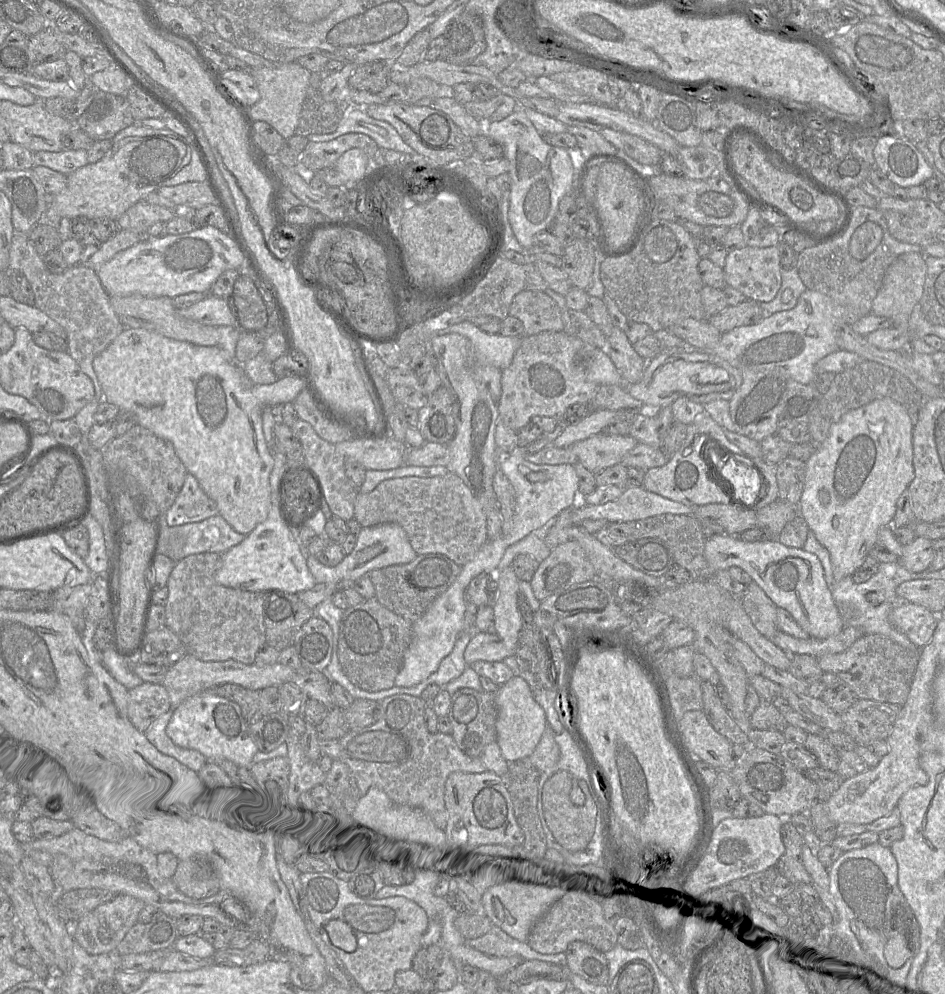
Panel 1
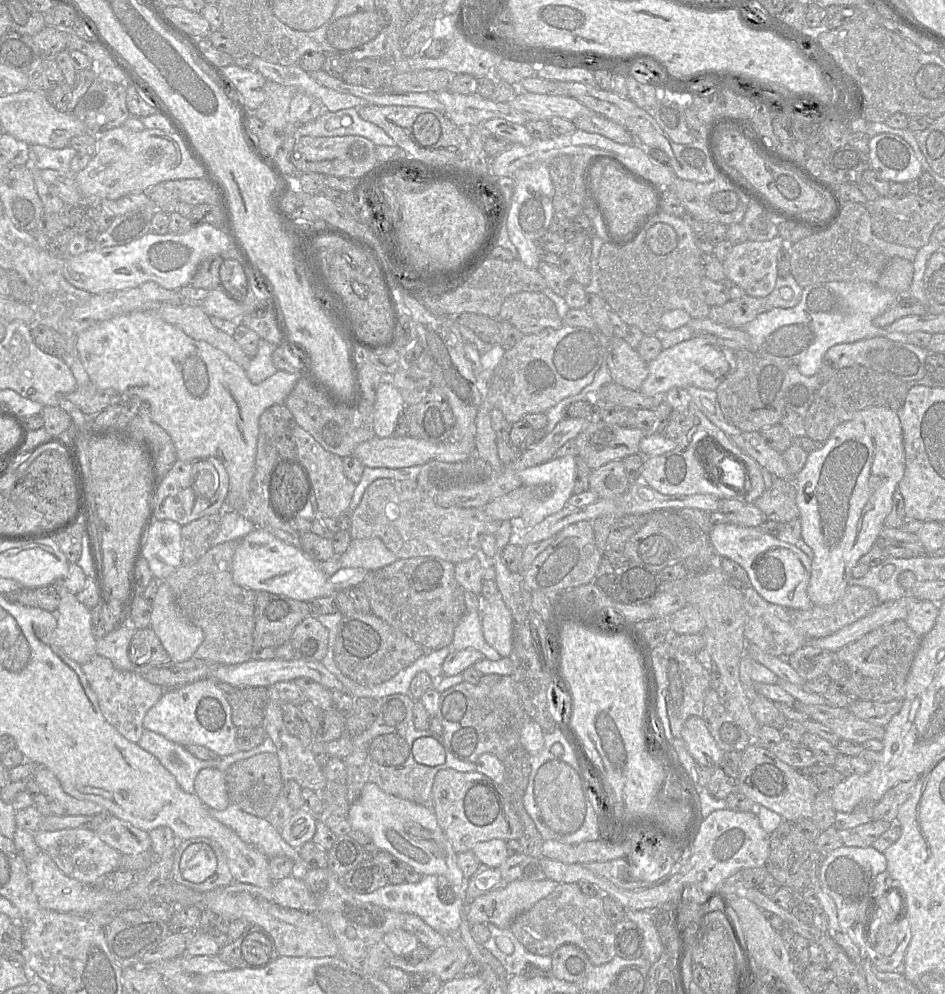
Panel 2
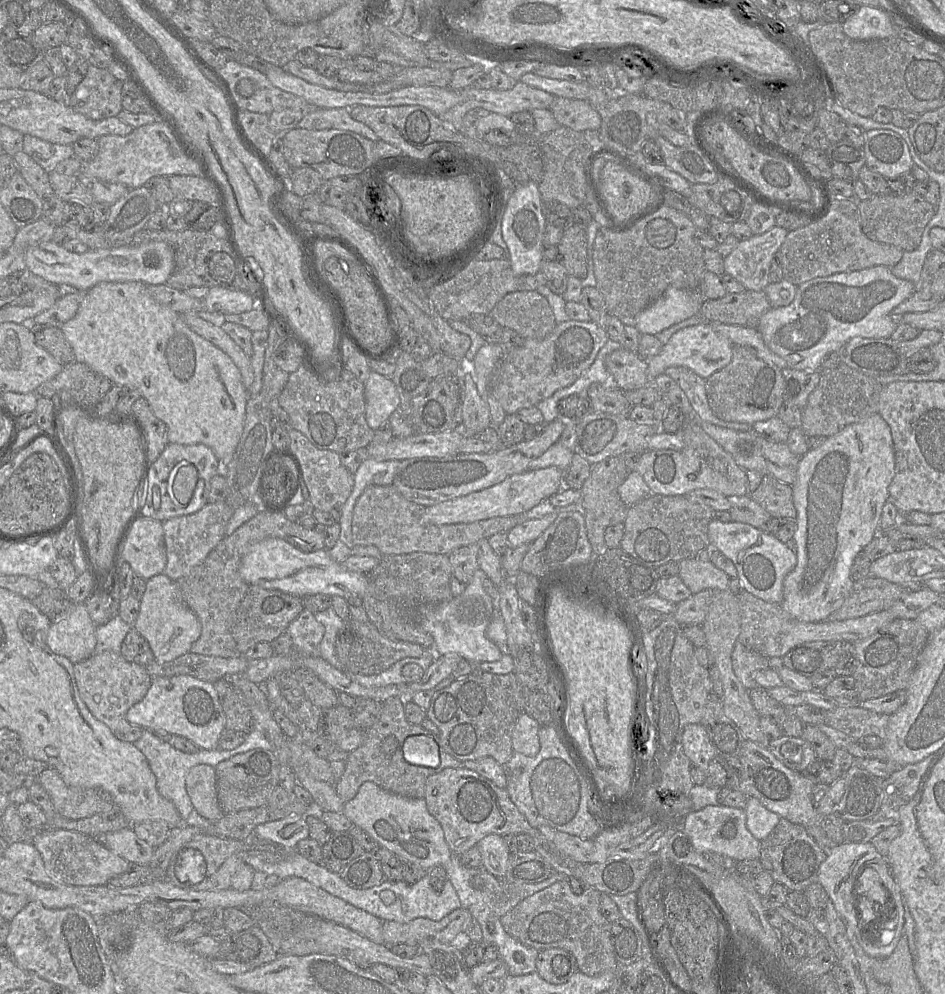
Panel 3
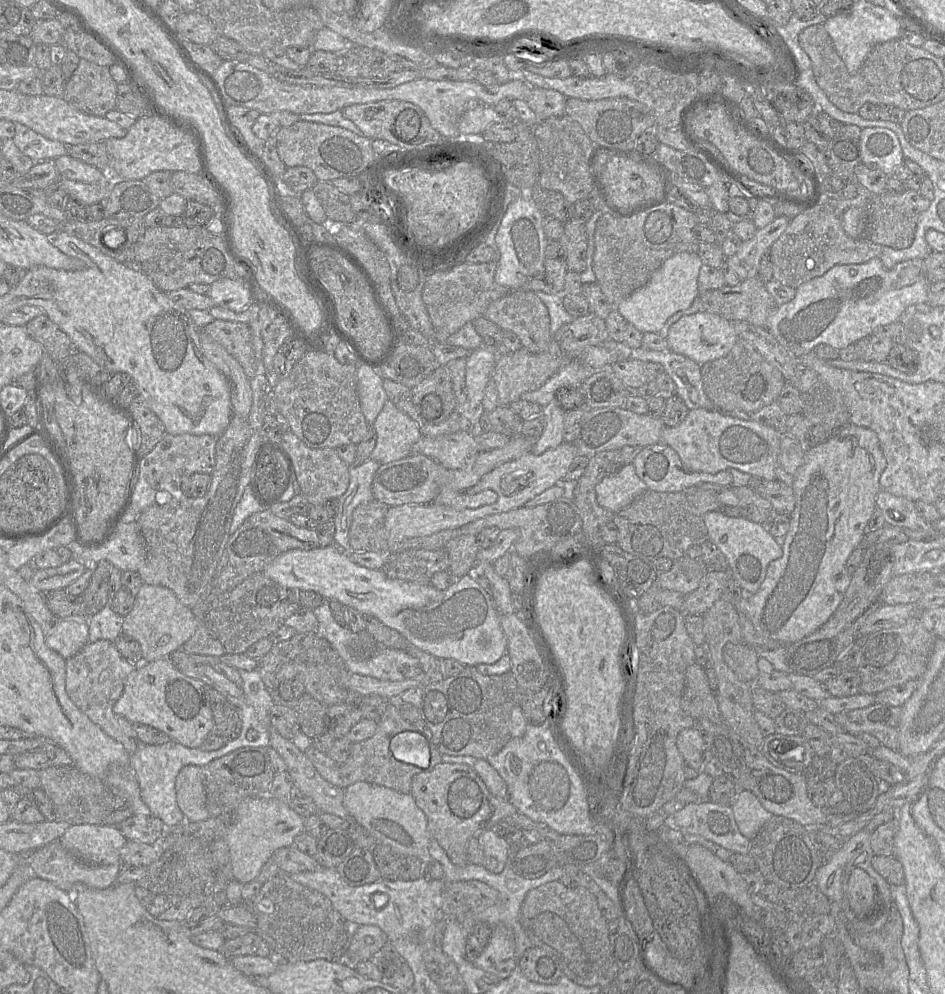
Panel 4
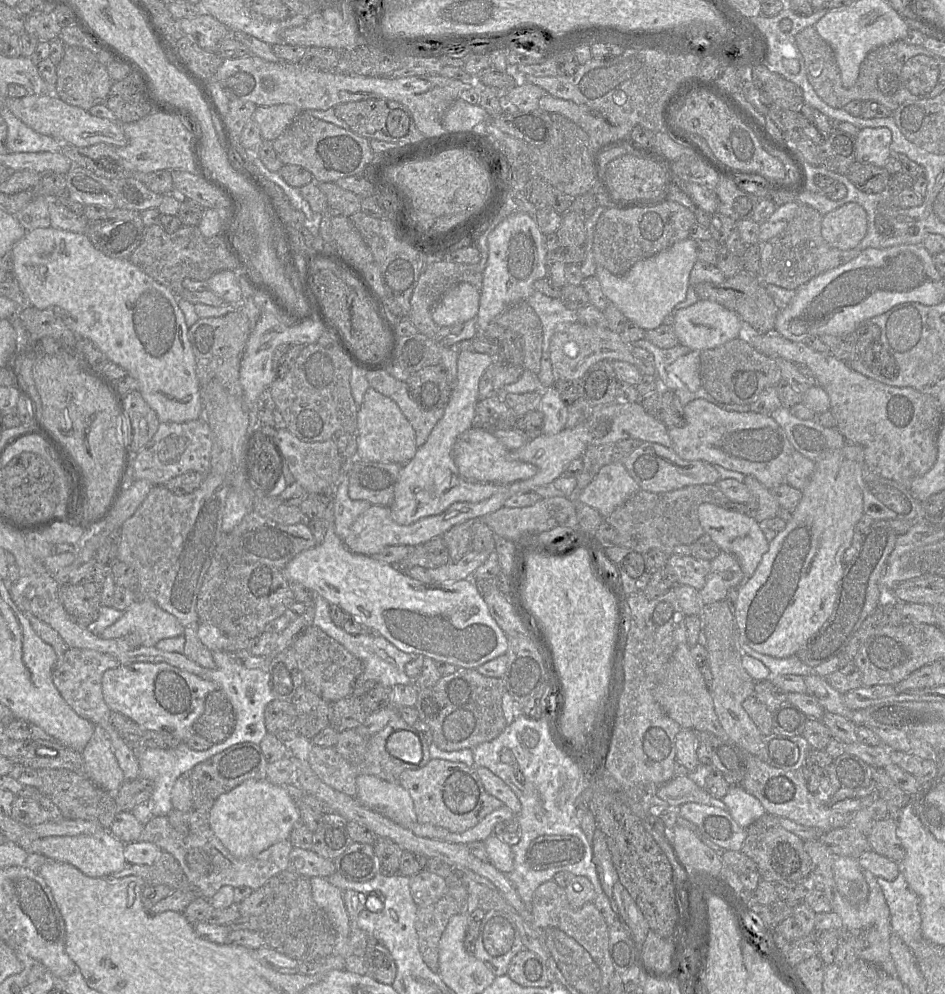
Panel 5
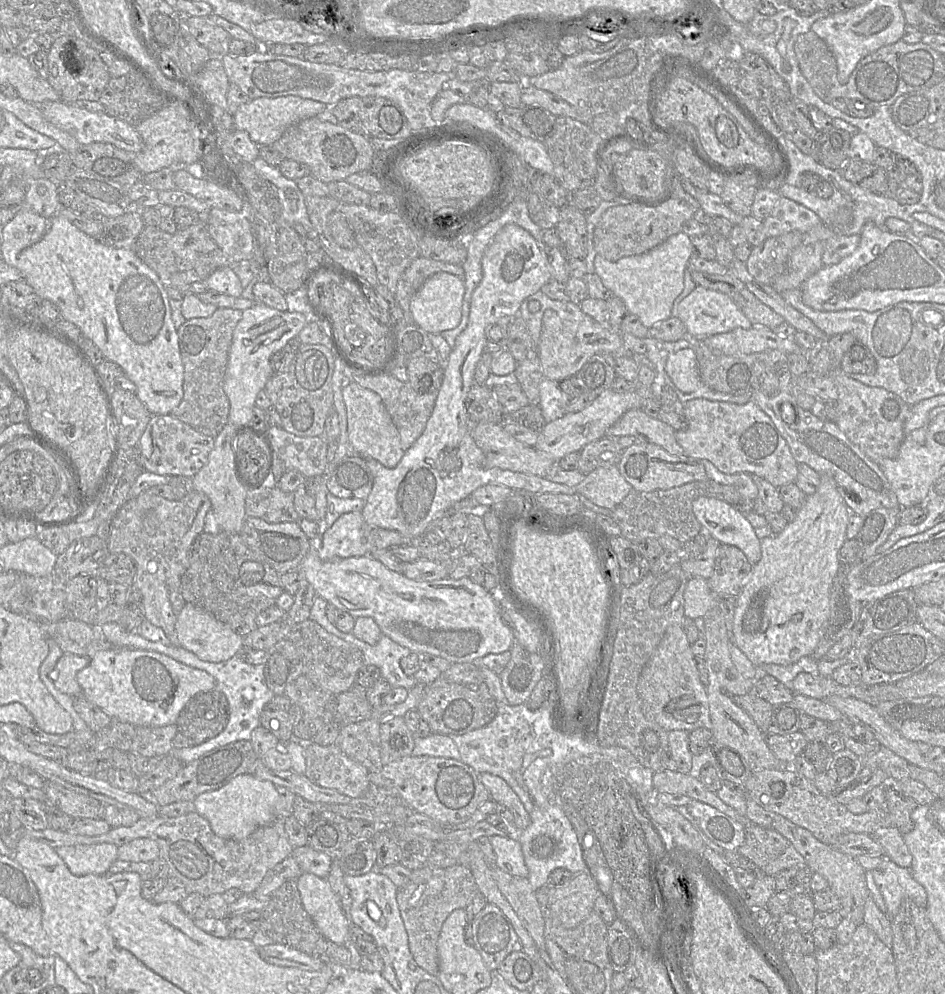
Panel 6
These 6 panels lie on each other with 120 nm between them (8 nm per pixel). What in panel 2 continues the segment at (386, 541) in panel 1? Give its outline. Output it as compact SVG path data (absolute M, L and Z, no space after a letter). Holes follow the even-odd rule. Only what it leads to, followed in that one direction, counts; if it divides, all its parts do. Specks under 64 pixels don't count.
M379 538L353 539L347 551L340 556L341 567L344 568L363 568L367 571L376 570L388 566L398 558L391 552Z

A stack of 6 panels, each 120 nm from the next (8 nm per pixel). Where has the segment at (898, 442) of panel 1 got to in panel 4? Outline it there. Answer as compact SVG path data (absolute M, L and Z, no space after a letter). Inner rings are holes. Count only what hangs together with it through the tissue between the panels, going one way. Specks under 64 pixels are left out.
M848 424L845 427L836 430L827 441L818 445L810 445L806 448L803 463L797 469L794 481L792 483L795 506L793 512L791 513L789 531L784 536L784 542L782 544L782 556L769 564L765 579L762 582L759 590L752 595L746 595L748 596L748 617L756 629L761 629L770 638L788 645L795 643L818 630L835 613L851 580L851 576L846 572L846 562L853 550L858 547L863 539L867 523L876 510L875 501L877 494L881 490L880 477L885 470L886 465L887 461L882 451L877 434L869 428L853 424Z

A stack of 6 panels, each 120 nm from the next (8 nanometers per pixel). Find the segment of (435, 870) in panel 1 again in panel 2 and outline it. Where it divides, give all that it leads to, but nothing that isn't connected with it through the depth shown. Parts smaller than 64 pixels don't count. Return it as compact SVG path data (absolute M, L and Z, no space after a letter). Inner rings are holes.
M425 875L417 883L388 883L370 893L351 892L360 901L394 911L415 914L432 929L444 936L457 936L462 922L463 906L465 905L465 887L453 887L450 882L449 885L439 886L437 878L437 875Z

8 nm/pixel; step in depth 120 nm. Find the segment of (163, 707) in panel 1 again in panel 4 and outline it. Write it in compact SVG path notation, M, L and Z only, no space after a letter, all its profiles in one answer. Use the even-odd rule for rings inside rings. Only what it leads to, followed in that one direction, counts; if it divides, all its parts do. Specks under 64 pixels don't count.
M100 640L87 643L77 654L66 659L65 689L69 698L107 735L122 744L132 755L138 740L133 724L114 713L113 707L123 693L128 676L138 665L122 657L113 642Z

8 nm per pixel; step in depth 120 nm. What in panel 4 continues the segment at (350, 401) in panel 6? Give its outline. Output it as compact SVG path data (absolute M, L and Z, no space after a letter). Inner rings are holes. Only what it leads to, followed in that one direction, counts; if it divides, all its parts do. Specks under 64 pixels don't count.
M387 400L371 428L376 433L376 445L370 459L380 464L393 462L412 454L412 447L422 437L417 423Z

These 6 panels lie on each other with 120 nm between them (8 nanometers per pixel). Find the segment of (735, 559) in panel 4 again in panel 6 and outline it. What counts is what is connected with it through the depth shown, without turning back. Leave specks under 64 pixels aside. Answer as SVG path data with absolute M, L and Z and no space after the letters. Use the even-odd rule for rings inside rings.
M710 497L696 498L692 508L702 531L709 537L738 547L752 565L760 560L761 540L743 513L725 501Z

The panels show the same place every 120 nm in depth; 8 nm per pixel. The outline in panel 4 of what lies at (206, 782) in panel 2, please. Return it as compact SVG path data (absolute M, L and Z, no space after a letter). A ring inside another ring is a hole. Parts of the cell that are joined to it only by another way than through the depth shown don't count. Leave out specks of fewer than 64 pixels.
M188 765L182 768L175 781L176 801L185 818L202 821L210 817L206 808L203 767Z

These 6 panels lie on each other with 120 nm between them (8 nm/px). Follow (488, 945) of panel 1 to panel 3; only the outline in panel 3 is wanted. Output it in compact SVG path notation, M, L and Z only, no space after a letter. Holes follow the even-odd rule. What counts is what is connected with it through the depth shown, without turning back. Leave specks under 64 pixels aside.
M501 918L493 922L486 921L484 926L486 928L482 931L483 940L481 943L493 944L497 948L499 959L505 963L508 975L519 976L536 972L536 959L539 953L538 950L523 945L520 941L509 935L501 923ZM496 922L499 924L498 929L496 929L494 925Z

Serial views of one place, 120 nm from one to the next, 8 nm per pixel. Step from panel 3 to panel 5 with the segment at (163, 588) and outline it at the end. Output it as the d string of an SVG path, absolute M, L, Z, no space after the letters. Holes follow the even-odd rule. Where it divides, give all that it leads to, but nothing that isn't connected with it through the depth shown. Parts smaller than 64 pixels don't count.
M138 598L123 612L119 620L107 627L99 636L103 639L119 639L135 633L139 635L142 646L154 647L160 640L182 636L184 632L185 628L175 616L161 609L149 599Z

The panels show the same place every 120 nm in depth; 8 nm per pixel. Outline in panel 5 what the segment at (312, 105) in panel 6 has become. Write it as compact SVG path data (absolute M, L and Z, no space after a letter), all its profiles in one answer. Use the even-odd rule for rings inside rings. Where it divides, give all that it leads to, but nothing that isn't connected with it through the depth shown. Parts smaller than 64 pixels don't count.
M290 104L257 106L251 119L257 123L262 139L273 141L300 112L296 106Z

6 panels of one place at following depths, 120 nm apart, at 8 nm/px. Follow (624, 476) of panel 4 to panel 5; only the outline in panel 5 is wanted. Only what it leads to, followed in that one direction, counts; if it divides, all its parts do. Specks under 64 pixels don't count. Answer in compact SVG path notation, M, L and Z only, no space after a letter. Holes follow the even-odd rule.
M617 461L603 466L576 498L605 518L640 490L623 462Z

